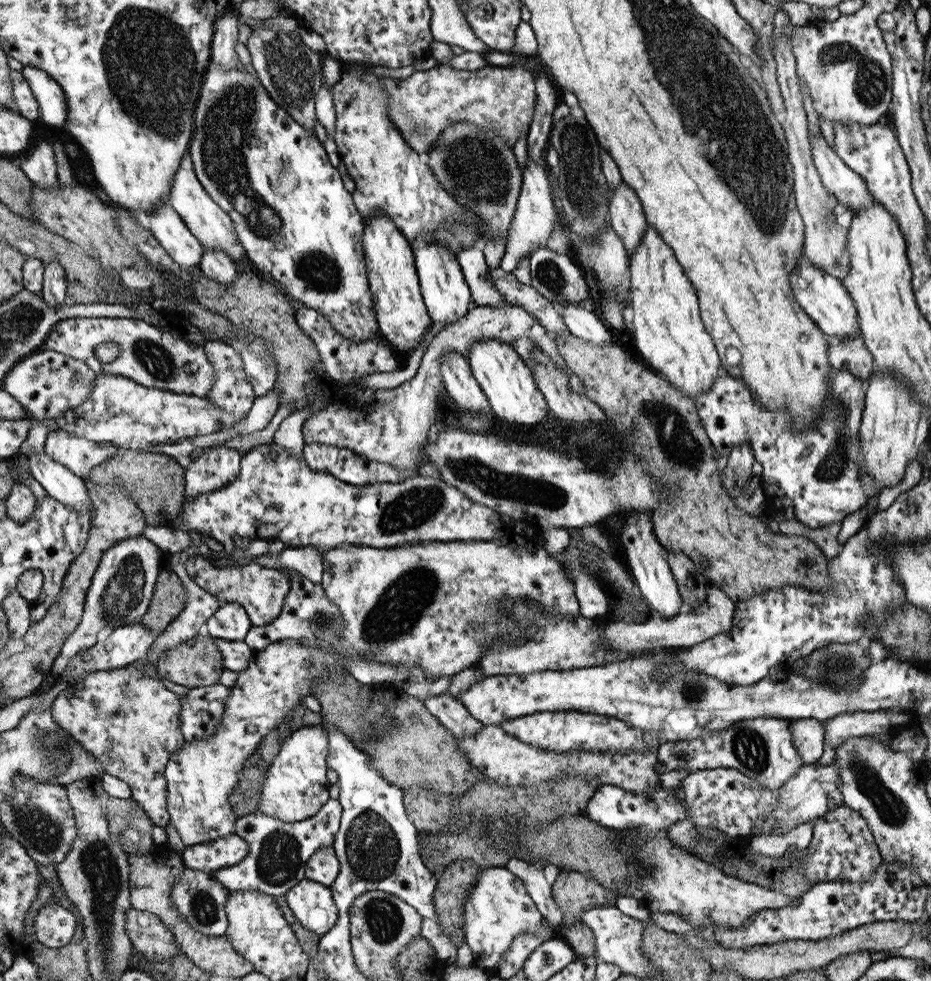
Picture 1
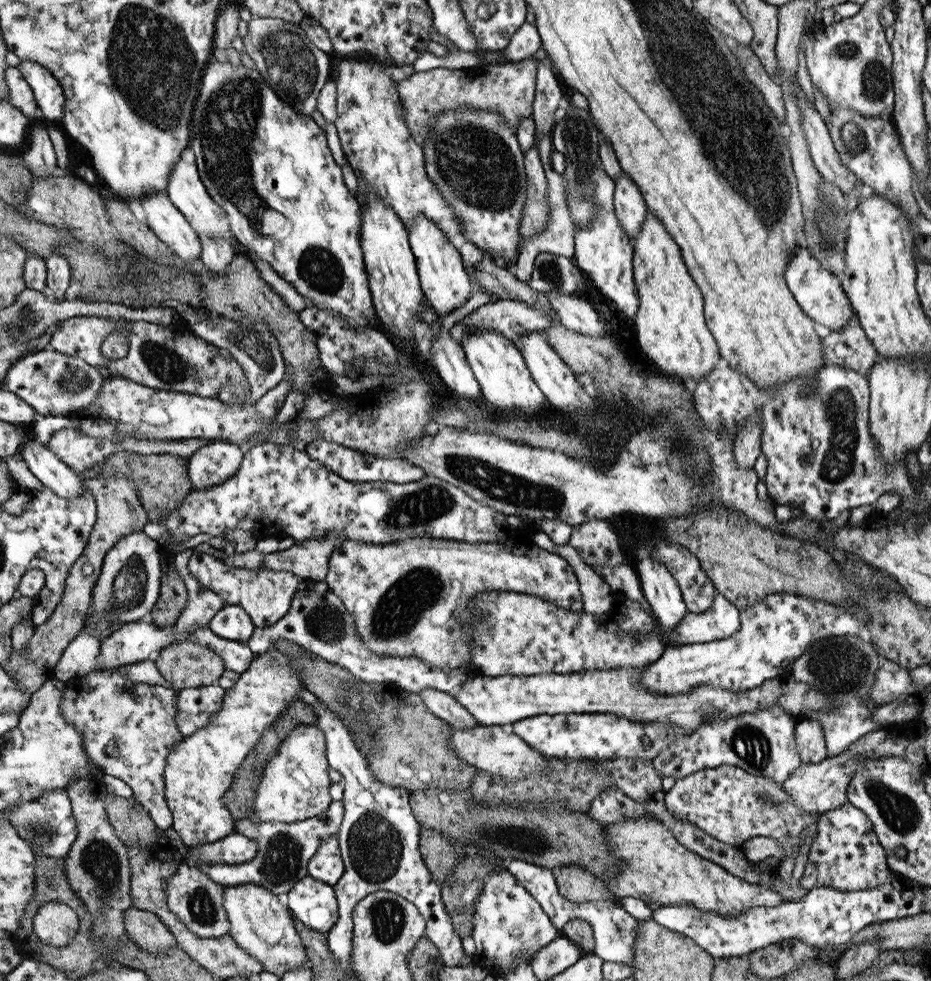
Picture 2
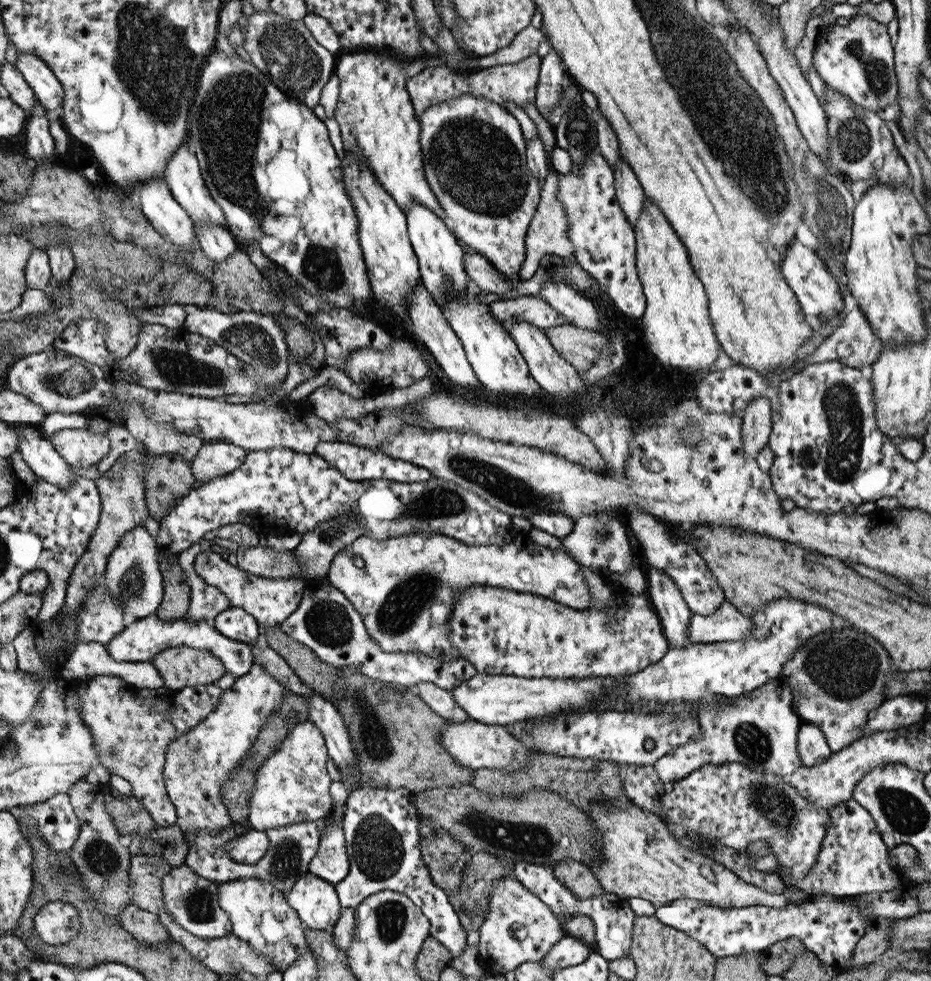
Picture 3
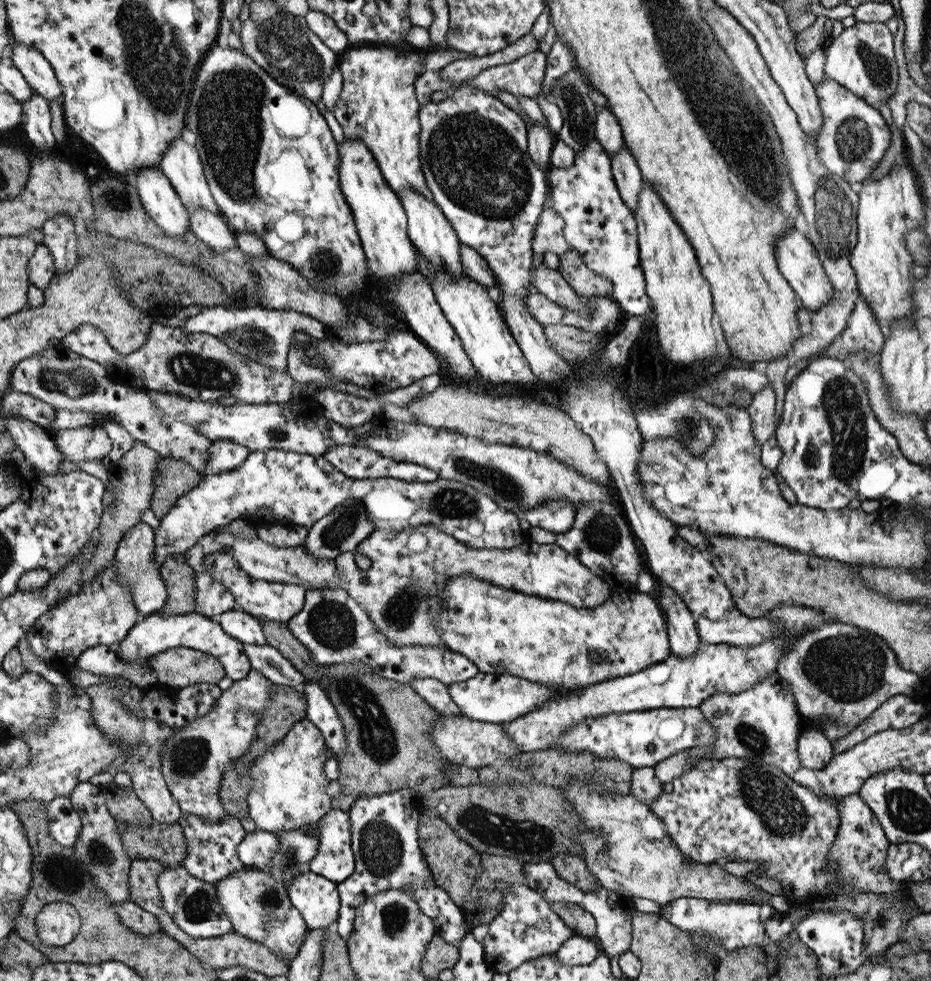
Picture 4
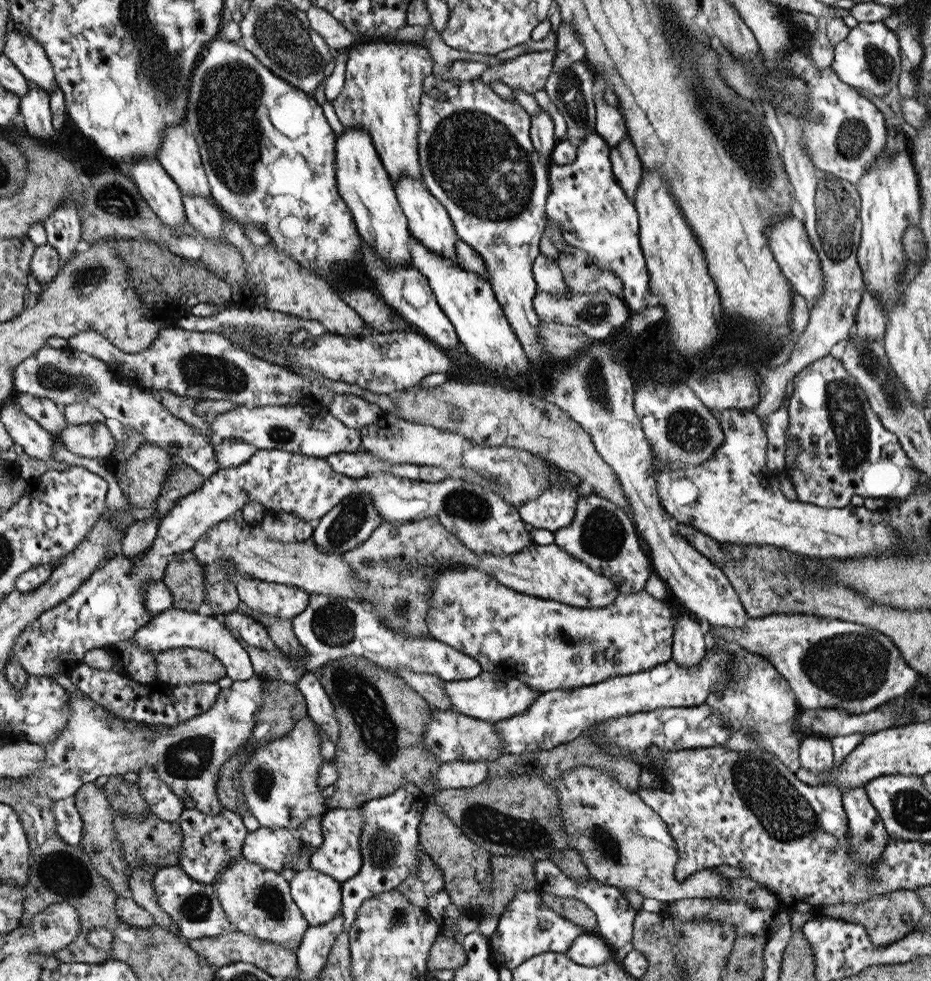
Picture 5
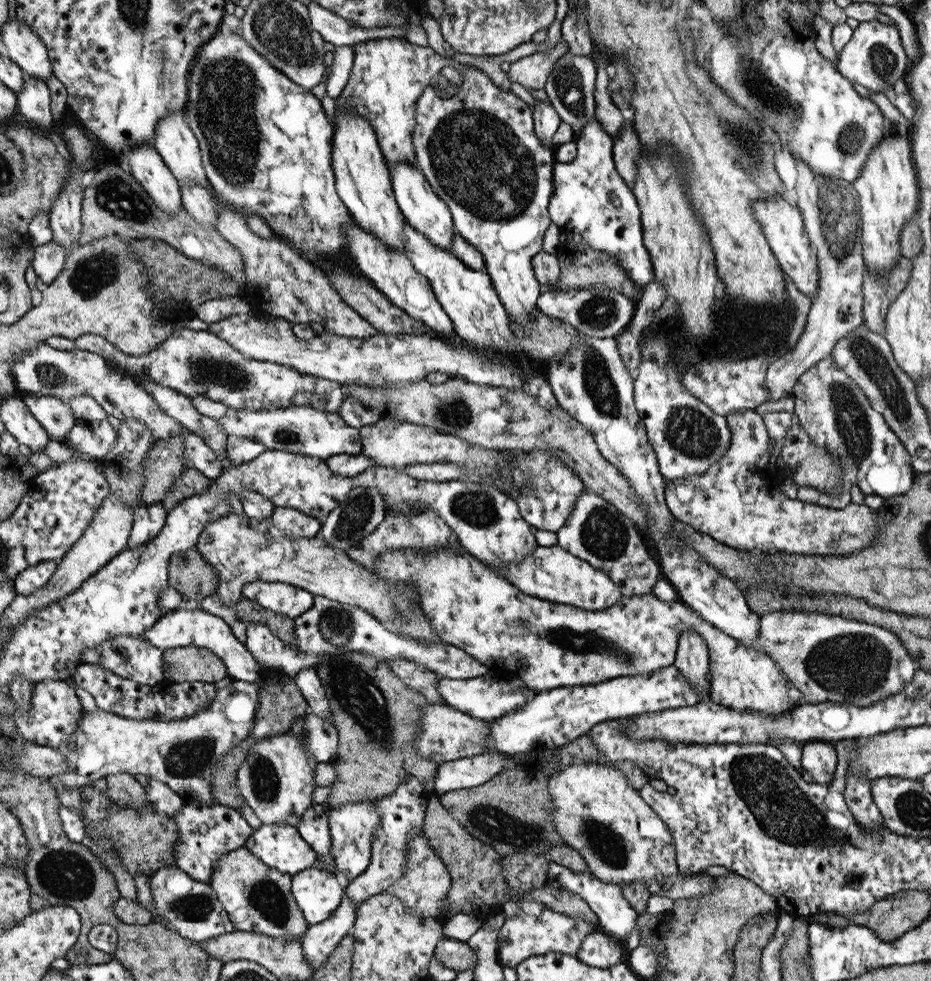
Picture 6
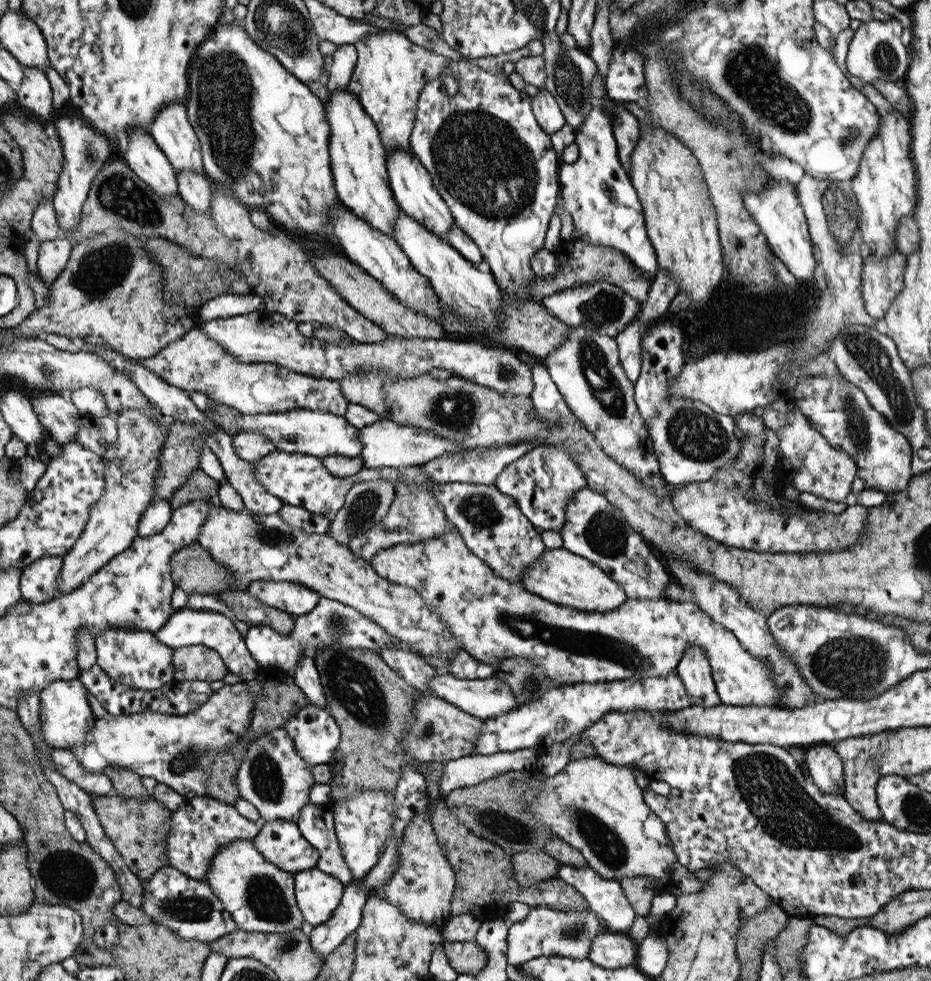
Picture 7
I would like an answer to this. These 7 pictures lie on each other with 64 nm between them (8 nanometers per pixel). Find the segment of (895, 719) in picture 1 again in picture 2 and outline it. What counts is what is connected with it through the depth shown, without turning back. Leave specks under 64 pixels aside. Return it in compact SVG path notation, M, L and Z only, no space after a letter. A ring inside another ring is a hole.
M834 636L820 639L814 645L810 645L801 657L794 659L784 670L784 673L792 676L792 680L804 682L812 686L816 692L830 696L832 700L832 709L812 711L803 717L820 722L824 732L827 757L839 755L860 737L879 730L876 728L876 722L872 720L872 708L864 703L864 698L868 698L876 682L876 672L884 661L886 658L882 656L882 652L873 641L866 642L860 636L849 636L849 638Z

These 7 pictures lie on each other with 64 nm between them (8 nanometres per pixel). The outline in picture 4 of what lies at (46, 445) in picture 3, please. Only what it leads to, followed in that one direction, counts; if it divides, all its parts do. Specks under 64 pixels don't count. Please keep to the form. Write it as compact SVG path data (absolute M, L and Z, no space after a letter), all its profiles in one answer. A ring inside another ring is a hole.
M5 418L6 431L17 448L23 452L26 462L41 474L60 473L64 456L58 450L53 434L37 423L21 418Z

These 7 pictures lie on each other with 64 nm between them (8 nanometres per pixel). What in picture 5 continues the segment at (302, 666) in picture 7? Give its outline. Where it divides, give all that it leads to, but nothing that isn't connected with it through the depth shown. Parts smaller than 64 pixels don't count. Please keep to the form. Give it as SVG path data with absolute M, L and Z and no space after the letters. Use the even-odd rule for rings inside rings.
M304 671L302 677L295 684L303 693L307 704L307 716L312 723L322 727L326 735L338 743L341 726L337 720L336 708L329 697L329 693L322 686L316 671Z

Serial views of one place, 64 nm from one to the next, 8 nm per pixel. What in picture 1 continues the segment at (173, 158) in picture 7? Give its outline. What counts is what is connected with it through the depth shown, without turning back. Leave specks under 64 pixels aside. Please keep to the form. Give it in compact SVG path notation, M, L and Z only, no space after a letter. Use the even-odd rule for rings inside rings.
M189 152L182 158L181 168L174 177L173 188L170 189L169 205L178 211L189 229L193 231L202 246L208 249L224 249L234 262L246 261L245 246L238 238L236 227L230 215L217 202L214 202L210 195L204 190L202 183L198 181L193 167L193 158Z

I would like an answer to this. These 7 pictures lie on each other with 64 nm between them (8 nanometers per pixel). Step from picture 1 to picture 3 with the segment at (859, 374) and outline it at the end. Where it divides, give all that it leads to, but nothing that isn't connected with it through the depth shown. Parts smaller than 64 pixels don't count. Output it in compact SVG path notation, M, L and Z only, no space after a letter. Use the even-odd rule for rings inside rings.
M853 303L847 307L843 323L820 344L814 354L809 351L810 356L804 360L804 367L818 362L836 361L859 370L862 366L873 365L883 349L882 341L870 327L864 311L857 306L857 303Z

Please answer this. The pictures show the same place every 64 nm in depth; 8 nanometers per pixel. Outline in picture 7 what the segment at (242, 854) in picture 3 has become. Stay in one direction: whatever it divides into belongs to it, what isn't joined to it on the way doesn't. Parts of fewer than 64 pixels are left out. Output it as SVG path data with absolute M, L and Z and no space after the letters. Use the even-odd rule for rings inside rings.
M280 819L266 822L253 843L269 862L292 874L316 868L321 859L297 822Z

